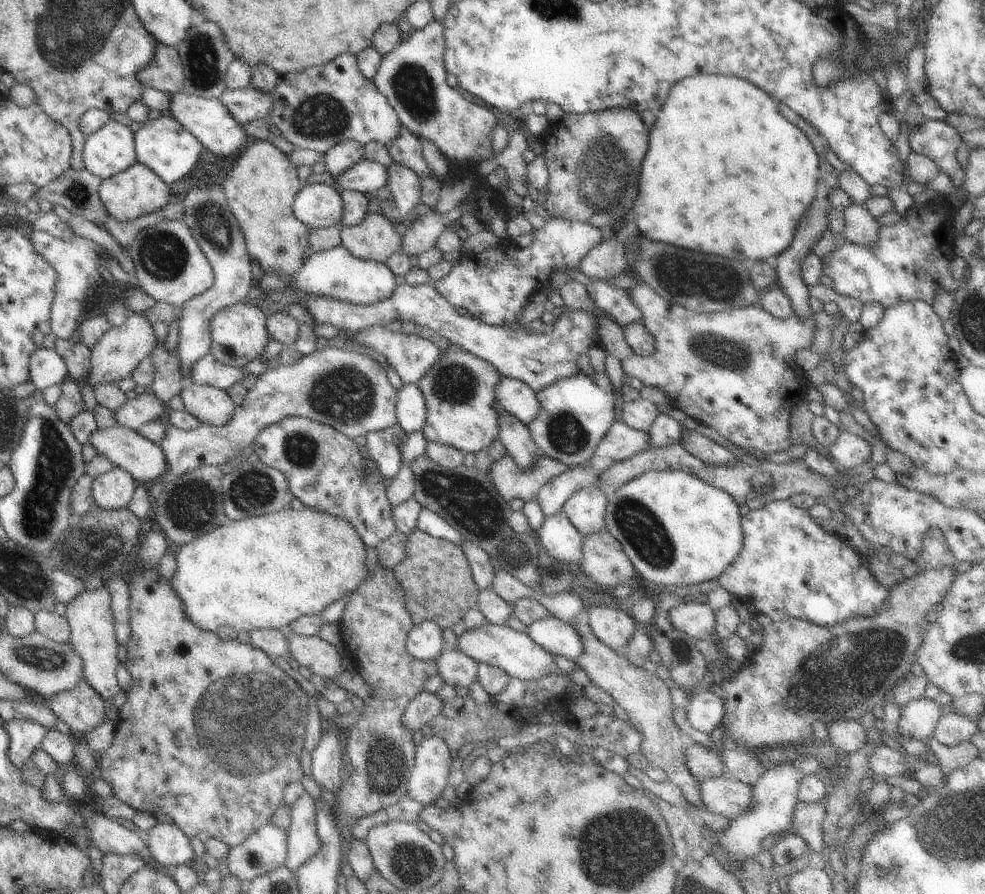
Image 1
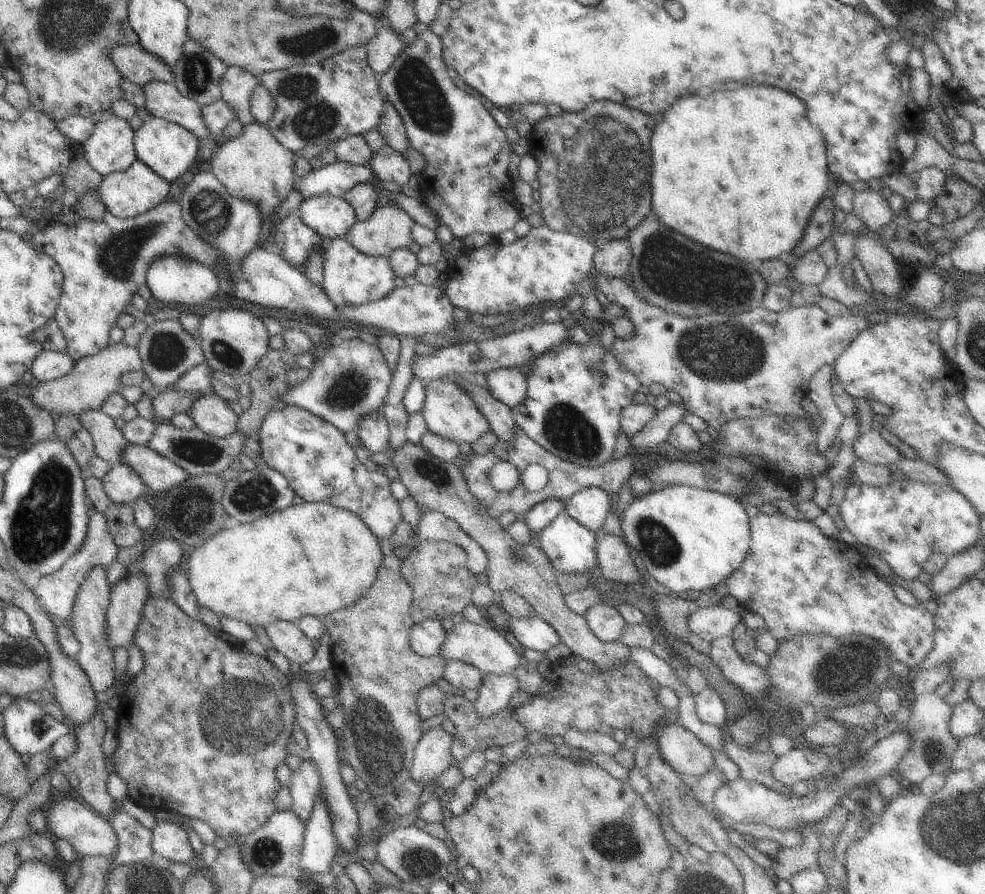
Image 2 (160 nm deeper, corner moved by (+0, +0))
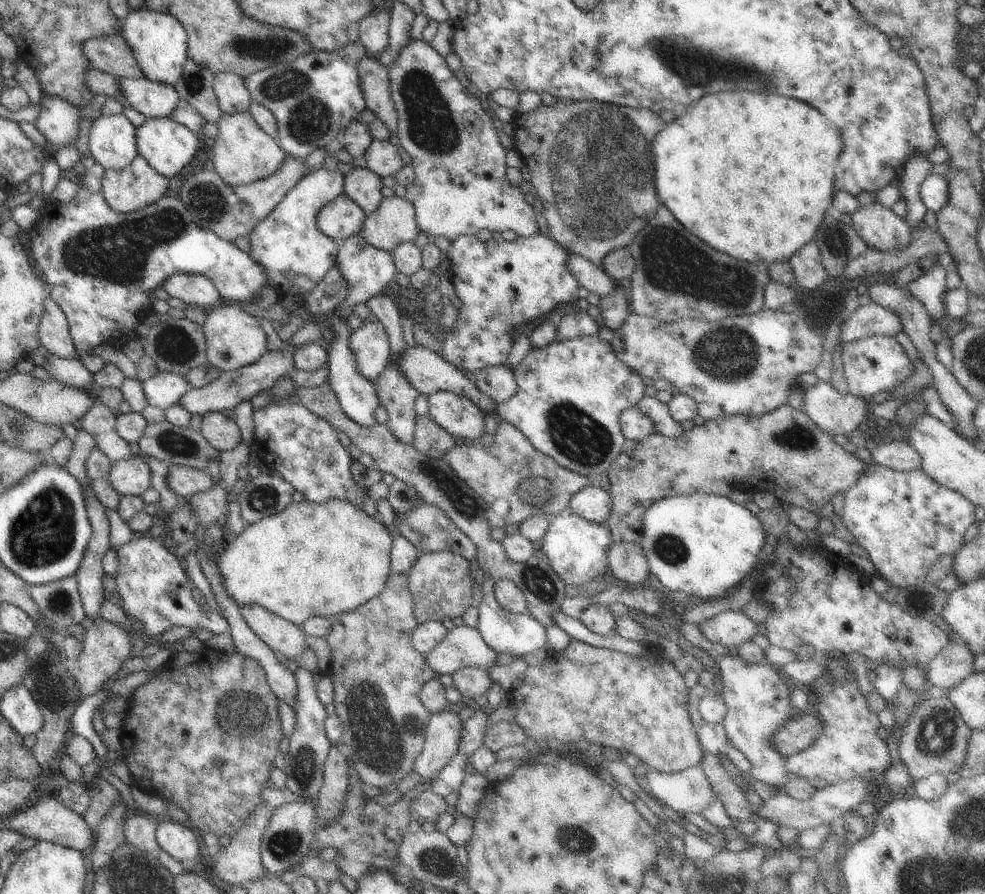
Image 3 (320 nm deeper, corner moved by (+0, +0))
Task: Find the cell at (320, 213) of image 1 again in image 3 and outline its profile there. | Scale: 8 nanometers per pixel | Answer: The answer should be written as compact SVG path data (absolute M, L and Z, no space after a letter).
M340 193L323 206L316 217L317 227L335 241L345 241L363 227L367 214L348 196Z

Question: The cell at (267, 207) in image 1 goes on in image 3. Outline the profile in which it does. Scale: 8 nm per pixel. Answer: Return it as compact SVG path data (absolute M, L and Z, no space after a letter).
M249 111L223 113L217 126L219 134L212 140L212 156L206 159L226 184L238 186L266 178L286 158L287 154L269 134L258 126Z

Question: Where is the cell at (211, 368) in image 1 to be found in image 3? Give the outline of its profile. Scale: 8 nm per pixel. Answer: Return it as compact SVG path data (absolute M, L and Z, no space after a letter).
M159 371L155 376L142 381L143 391L148 404L168 410L192 388L185 376Z

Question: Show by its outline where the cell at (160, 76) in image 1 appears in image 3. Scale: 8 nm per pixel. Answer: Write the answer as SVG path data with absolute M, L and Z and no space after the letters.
M121 34L91 38L82 45L89 66L117 78L142 77L141 68Z

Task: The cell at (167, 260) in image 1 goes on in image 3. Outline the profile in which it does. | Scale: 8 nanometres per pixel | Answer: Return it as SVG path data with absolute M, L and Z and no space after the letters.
M176 273L167 278L163 285L170 296L178 297L187 305L211 309L223 302L214 283L205 276Z

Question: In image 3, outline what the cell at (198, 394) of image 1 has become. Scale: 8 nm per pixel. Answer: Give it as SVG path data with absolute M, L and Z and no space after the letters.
M210 411L204 415L200 431L206 442L220 453L234 450L242 442L238 425L223 413Z

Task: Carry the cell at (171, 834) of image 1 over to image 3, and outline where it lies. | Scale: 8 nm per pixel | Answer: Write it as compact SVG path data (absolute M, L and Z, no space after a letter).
M161 819L157 826L157 843L179 863L200 860L197 831L192 826Z

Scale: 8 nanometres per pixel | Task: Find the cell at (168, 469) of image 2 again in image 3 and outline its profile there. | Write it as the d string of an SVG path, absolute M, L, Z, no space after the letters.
M170 464L167 484L178 498L189 498L212 490L216 483L207 470Z

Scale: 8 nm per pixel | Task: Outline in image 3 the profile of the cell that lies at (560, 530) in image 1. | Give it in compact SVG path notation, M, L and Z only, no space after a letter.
M564 509L549 521L540 546L547 561L566 587L583 587L598 576L604 576L609 568L608 549L615 543L606 523L595 523Z

